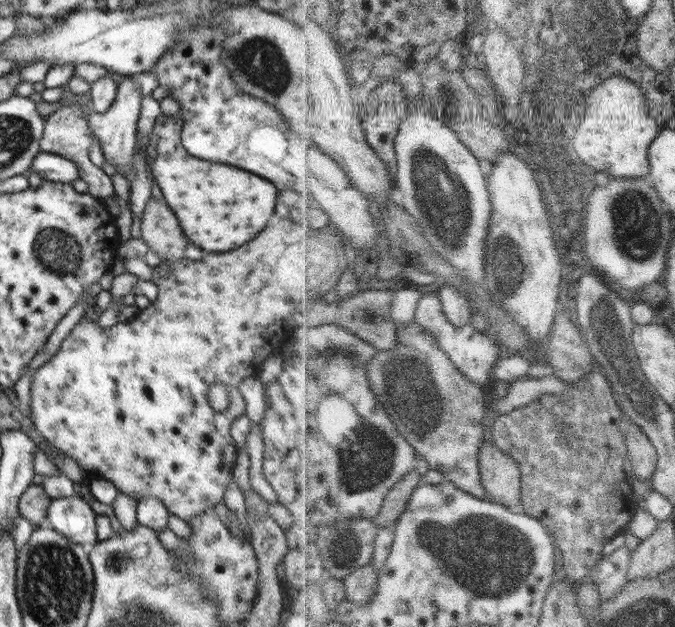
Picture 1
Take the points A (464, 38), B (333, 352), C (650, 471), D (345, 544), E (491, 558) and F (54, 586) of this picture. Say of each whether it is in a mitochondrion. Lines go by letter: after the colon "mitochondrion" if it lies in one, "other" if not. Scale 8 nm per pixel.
A: other
B: other
C: other
D: mitochondrion
E: mitochondrion
F: mitochondrion

